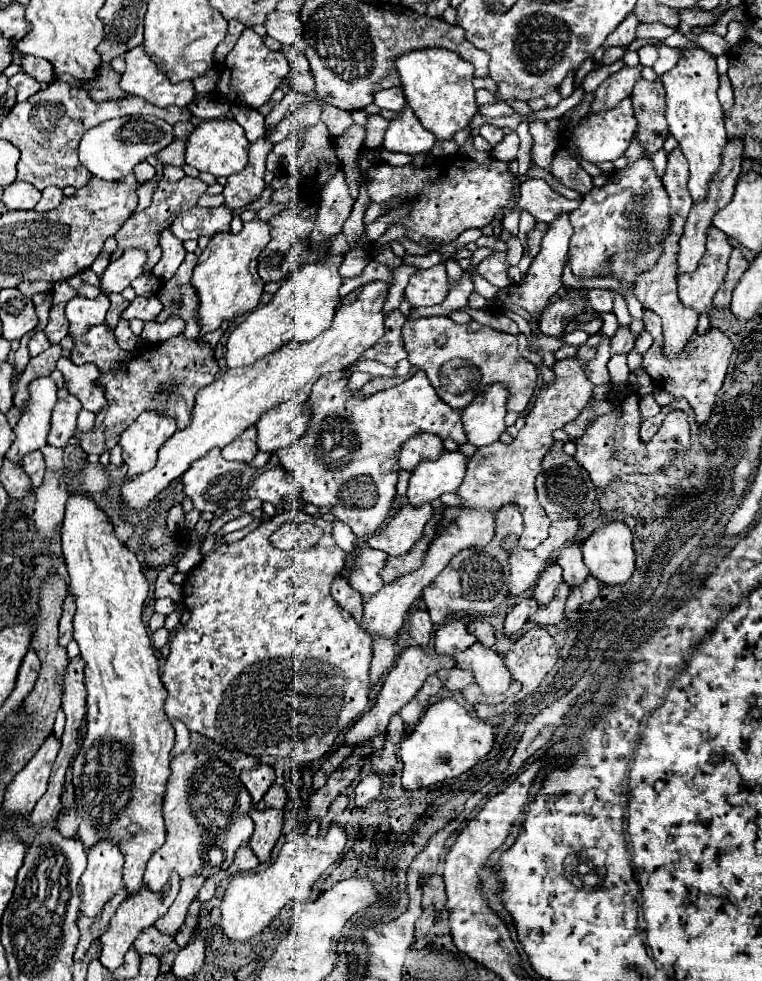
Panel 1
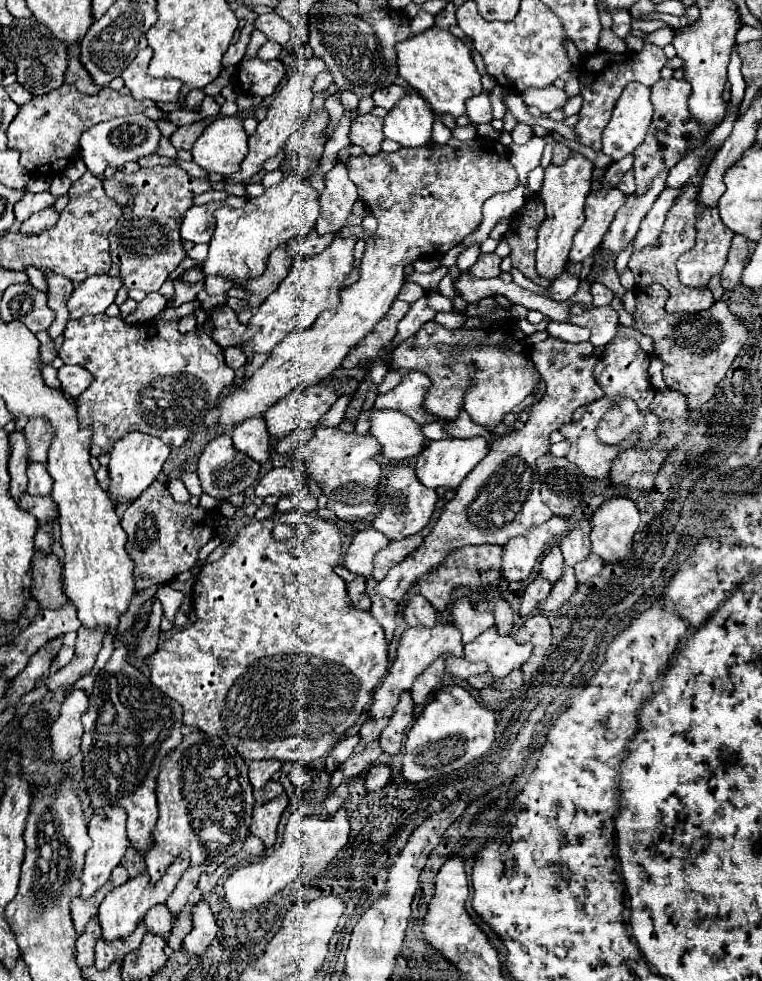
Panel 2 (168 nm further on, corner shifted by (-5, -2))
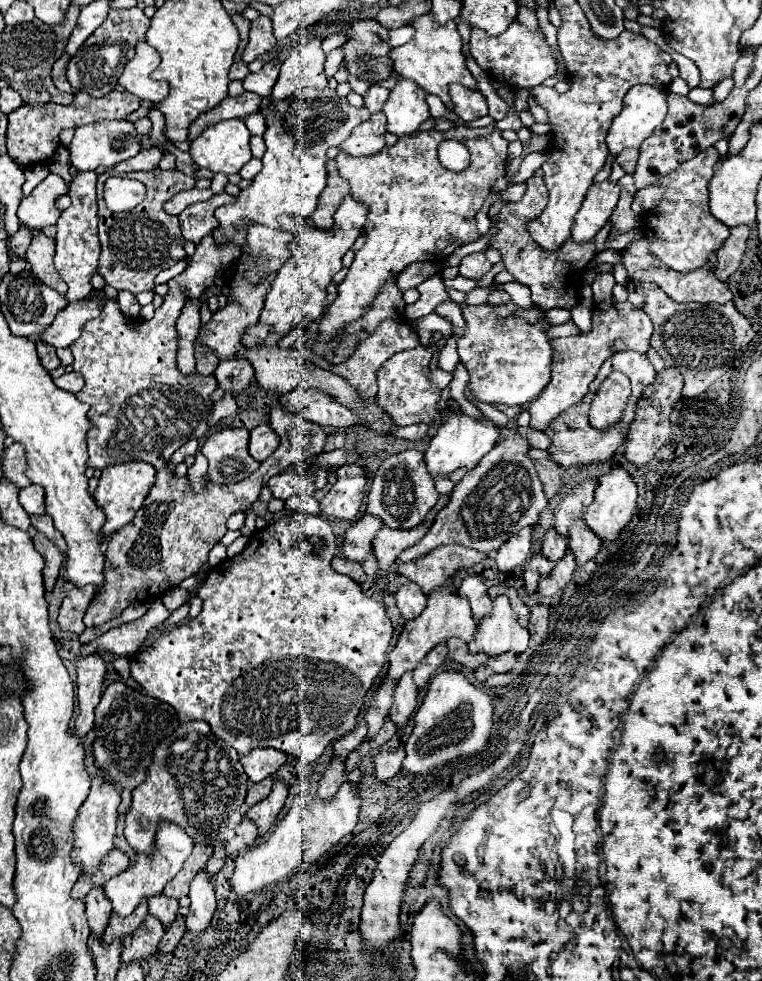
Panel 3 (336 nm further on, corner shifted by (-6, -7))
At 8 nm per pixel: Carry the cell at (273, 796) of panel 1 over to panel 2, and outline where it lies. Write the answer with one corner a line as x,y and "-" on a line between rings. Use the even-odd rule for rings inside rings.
272,781
272,783
268,783
264,789
254,791
254,799
256,799
256,805
264,805
264,803
268,803
268,801
280,797
282,793
284,793
284,787
282,787
280,783

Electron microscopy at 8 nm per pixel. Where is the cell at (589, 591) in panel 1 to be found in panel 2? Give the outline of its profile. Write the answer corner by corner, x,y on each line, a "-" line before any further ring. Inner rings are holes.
590,553
590,555
588,555
588,559
586,559
584,563
578,563
578,565
574,567
578,583
582,585
582,583
590,581
592,577
596,577
596,575
602,571
602,567
604,567
604,561
602,561
602,559
596,559
596,555
592,555
592,553

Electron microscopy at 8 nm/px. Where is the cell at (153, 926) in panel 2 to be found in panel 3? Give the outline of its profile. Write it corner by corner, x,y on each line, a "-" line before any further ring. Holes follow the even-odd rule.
157,894
149,898
149,912
157,916
163,926
169,926
175,920
177,910
179,910
179,902
175,898
169,898
165,894

